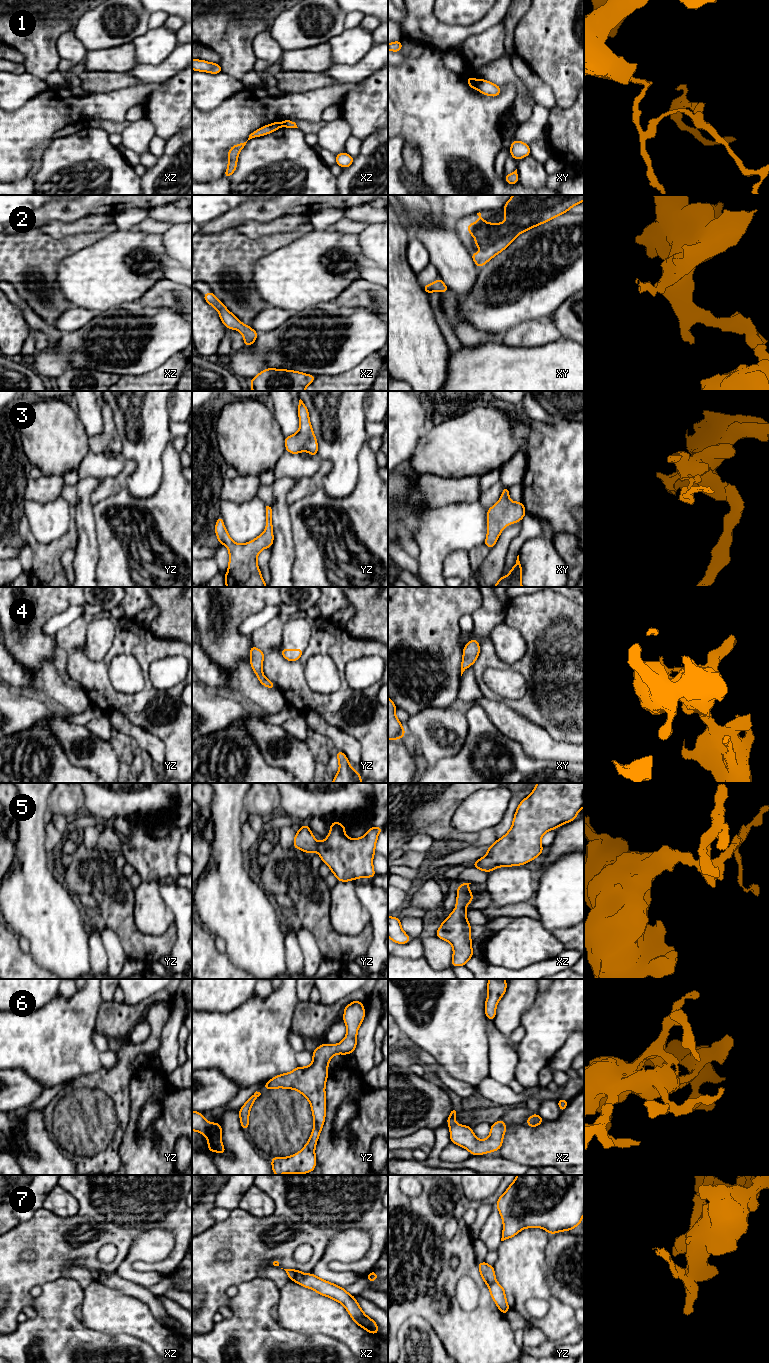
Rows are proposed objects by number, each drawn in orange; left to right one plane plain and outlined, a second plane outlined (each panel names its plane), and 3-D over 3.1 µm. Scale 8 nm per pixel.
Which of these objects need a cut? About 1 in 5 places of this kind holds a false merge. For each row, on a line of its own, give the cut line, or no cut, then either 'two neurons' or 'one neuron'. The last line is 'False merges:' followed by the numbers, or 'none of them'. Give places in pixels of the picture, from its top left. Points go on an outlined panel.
1: xy (477, 80), (475, 87) | two neurons
2: no cut | one neuron
3: no cut | one neuron
4: no cut | one neuron
5: no cut | one neuron
6: no cut | one neuron
7: xz (307, 1274), (295, 1281) | two neurons
False merges: 1, 7

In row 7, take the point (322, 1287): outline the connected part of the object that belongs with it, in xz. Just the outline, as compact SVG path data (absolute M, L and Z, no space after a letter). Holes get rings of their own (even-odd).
M312 1273L307 1274L296 1283L341 1303L357 1325L371 1334L379 1334L377 1323L362 1311L355 1297L344 1288L323 1280Z

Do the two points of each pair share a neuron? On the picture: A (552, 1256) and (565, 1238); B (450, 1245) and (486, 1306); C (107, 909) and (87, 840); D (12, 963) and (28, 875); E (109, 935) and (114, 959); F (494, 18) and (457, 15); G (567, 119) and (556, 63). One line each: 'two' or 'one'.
A: one
B: one
C: two
D: two
E: one
F: two
G: two

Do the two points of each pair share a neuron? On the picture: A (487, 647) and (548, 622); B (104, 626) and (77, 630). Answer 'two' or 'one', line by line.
A: one
B: two

